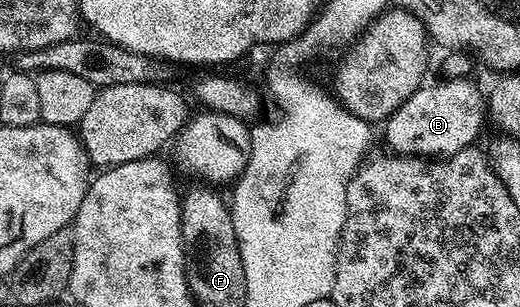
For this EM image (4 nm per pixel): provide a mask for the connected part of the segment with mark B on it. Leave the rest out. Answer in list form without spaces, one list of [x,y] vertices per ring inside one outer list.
[[[446,79],[419,86],[382,126],[392,154],[420,159],[443,159],[476,144],[485,121],[485,98],[469,79]]]

